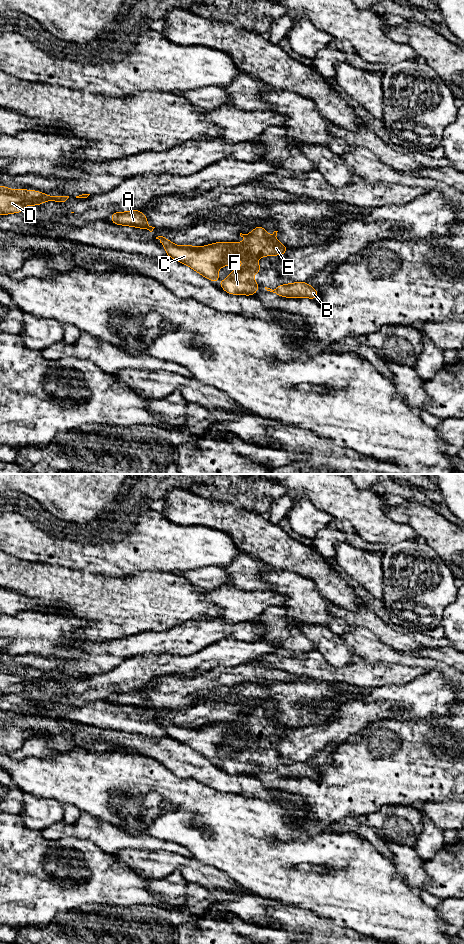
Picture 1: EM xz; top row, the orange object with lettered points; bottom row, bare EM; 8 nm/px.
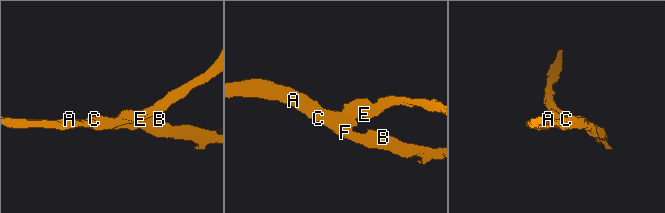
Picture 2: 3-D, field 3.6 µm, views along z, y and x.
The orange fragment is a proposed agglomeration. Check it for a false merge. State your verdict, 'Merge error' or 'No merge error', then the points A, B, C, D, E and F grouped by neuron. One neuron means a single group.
Merge error. Groups: A B C D F / E

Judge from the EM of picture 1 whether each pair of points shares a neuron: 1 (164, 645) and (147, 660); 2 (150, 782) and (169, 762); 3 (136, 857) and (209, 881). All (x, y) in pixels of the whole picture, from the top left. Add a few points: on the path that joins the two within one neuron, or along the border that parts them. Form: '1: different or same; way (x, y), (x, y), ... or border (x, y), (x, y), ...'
1: different; border (155, 655), (143, 654), (130, 658)
2: different; border (144, 755), (155, 758), (174, 774), (186, 777)
3: same; way (154, 862), (179, 862), (191, 869)

